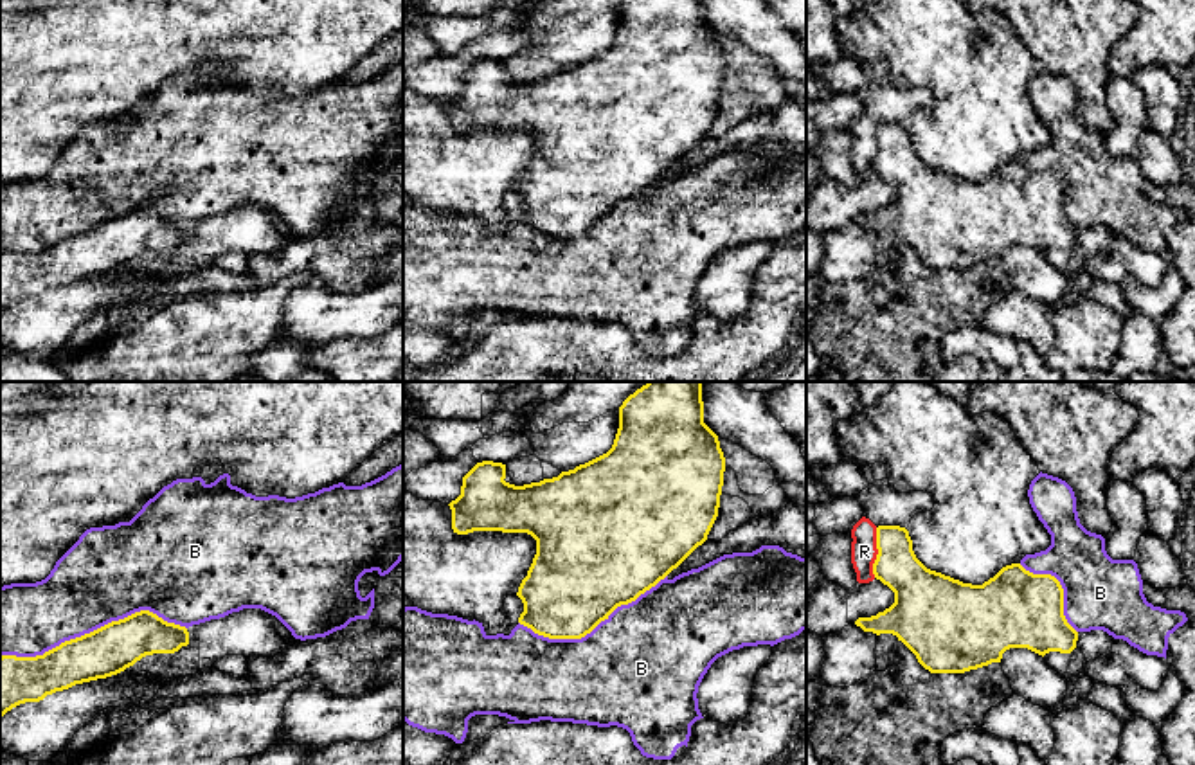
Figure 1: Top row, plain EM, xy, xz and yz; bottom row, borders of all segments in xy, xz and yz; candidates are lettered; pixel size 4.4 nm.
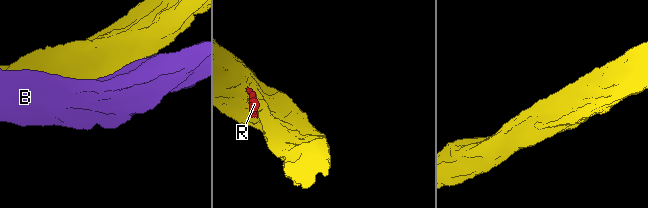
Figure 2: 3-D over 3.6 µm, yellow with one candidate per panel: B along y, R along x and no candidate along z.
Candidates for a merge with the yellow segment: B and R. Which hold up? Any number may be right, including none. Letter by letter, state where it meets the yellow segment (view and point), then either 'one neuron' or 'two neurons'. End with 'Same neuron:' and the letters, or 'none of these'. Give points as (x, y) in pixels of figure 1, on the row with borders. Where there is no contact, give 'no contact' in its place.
B: meets yellow in xy at (94, 630); two neurons
R: meets yellow in yz at (879, 553); two neurons
Same neuron: none of these

